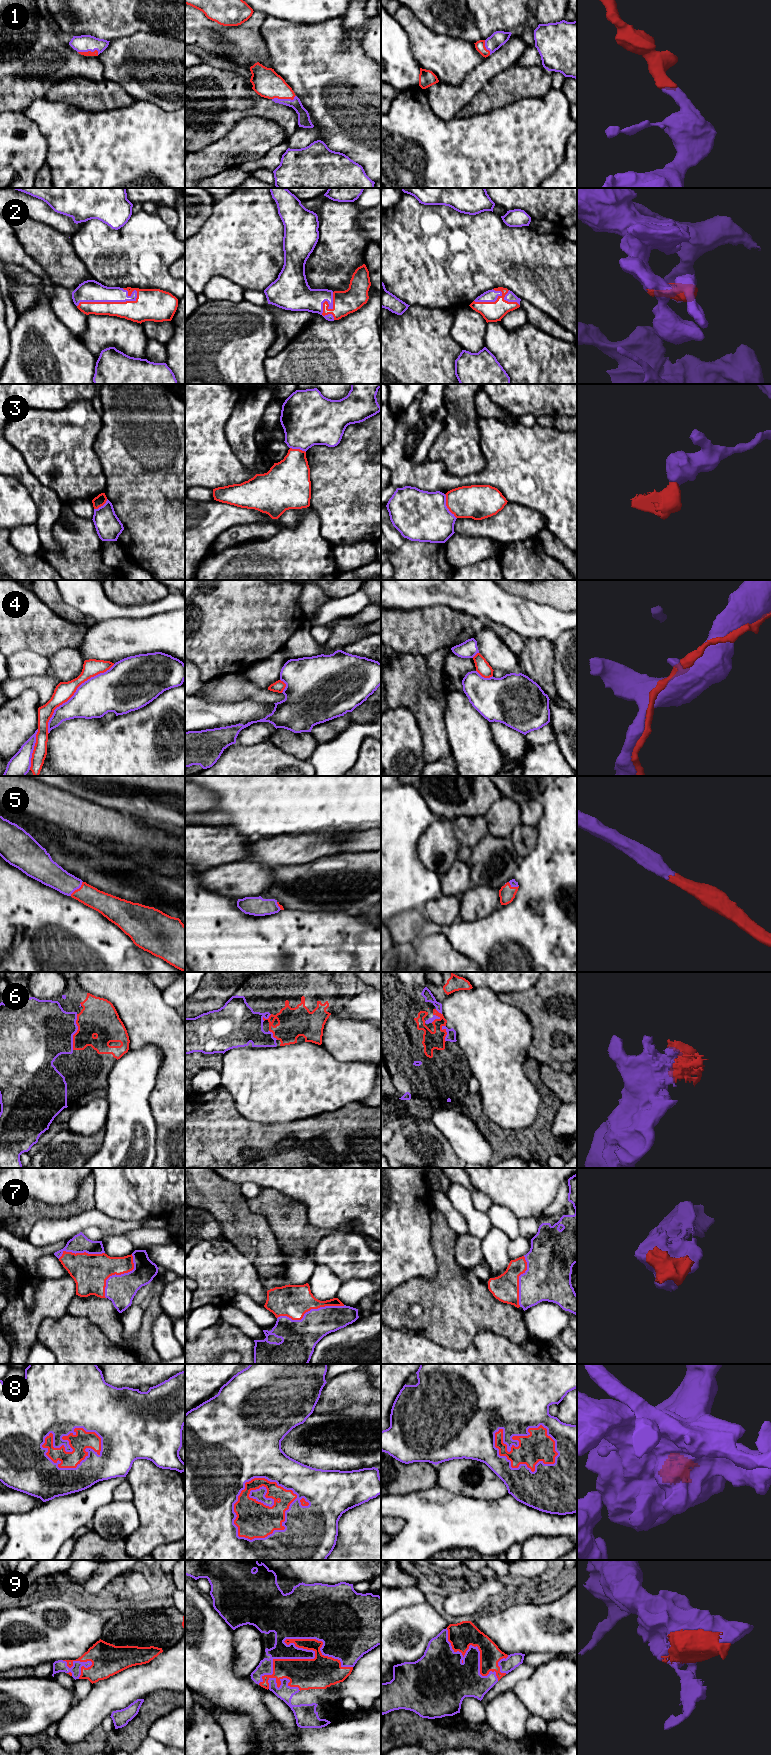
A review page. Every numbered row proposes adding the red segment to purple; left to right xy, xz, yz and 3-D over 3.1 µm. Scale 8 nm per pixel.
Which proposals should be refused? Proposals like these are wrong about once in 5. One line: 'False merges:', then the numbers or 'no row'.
False merges: 3

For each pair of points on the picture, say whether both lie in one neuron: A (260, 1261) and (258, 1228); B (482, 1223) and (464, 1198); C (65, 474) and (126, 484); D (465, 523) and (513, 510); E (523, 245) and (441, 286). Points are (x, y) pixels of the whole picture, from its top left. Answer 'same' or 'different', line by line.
A: same
B: same
C: different
D: same
E: same

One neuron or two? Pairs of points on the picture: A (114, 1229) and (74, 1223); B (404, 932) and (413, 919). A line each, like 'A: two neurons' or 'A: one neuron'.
A: one neuron
B: one neuron

